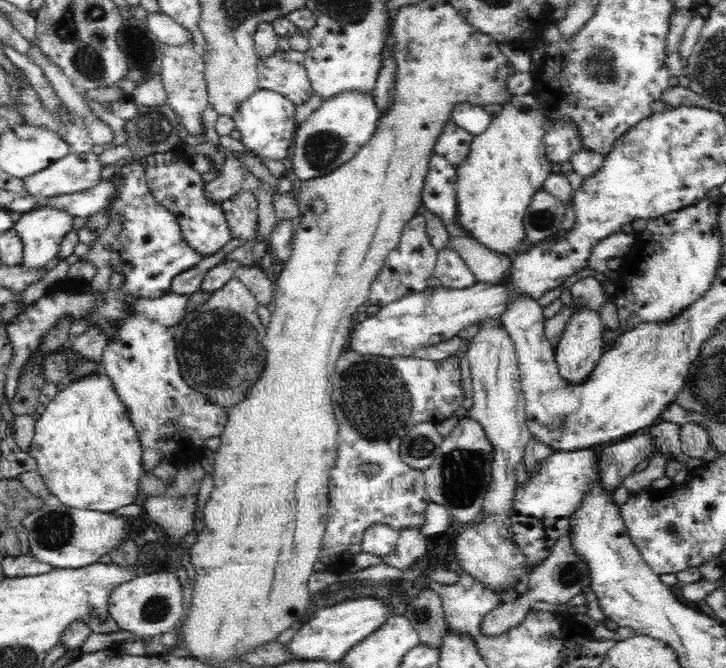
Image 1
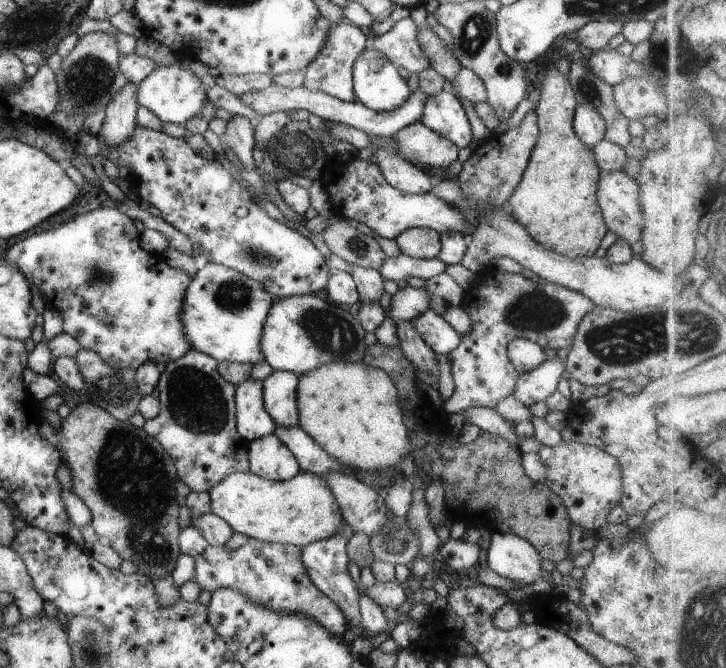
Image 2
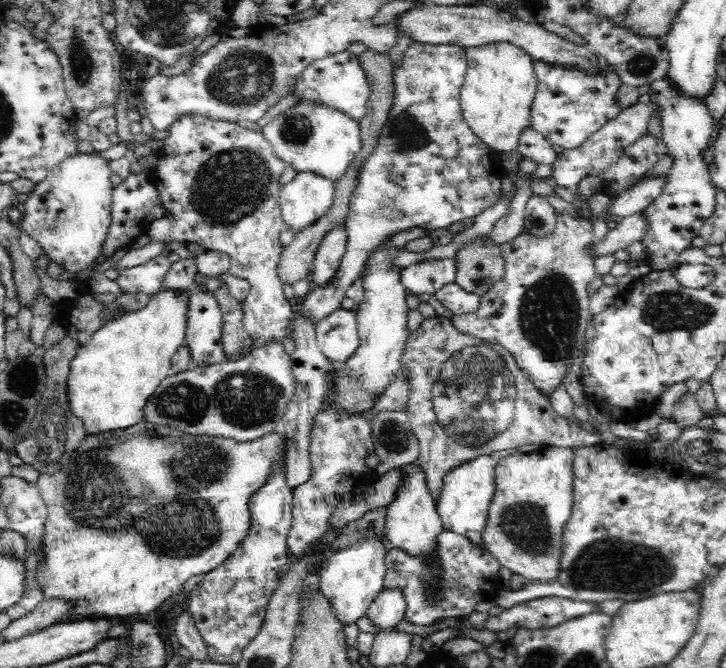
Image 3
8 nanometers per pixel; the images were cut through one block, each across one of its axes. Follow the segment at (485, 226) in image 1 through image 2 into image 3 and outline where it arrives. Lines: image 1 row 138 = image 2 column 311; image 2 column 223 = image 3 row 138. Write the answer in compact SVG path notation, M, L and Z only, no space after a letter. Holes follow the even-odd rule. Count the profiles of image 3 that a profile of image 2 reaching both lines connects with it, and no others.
M510 42L465 48L468 69L461 86L461 109L474 136L502 156L517 150L520 135L531 126L531 102L537 89L534 60Z

